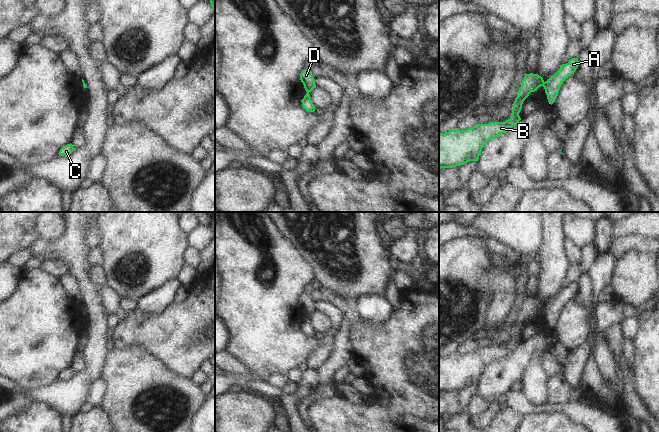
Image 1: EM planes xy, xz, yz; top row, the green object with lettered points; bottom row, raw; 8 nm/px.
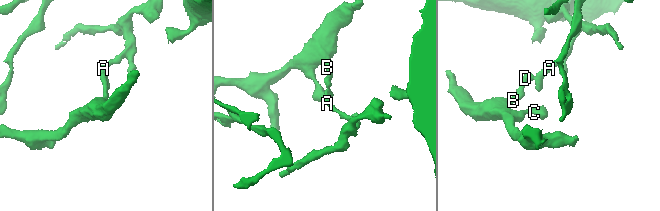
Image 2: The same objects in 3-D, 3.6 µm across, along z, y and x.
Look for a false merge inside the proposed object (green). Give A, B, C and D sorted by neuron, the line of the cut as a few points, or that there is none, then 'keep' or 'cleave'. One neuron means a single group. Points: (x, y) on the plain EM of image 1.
A / B C D; cut in yz along (544, 306), (542, 309); cleave

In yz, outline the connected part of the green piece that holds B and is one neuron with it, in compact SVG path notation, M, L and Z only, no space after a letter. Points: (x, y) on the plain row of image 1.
M526 298L517 316L511 340L505 346L477 348L466 354L455 352L439 357L439 393L453 392L470 385L478 385L485 367L502 357L508 356L521 344L519 337L524 324L531 316L543 310L544 304L538 298Z

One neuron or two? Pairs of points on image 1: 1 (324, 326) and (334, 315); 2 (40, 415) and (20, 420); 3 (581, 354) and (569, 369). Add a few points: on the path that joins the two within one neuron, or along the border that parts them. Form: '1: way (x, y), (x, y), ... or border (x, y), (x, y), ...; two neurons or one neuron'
1: border (316, 310), (331, 322), (325, 334); two neurons
2: way (35, 420), (25, 420); one neuron
3: way (578, 358), (573, 365); one neuron

